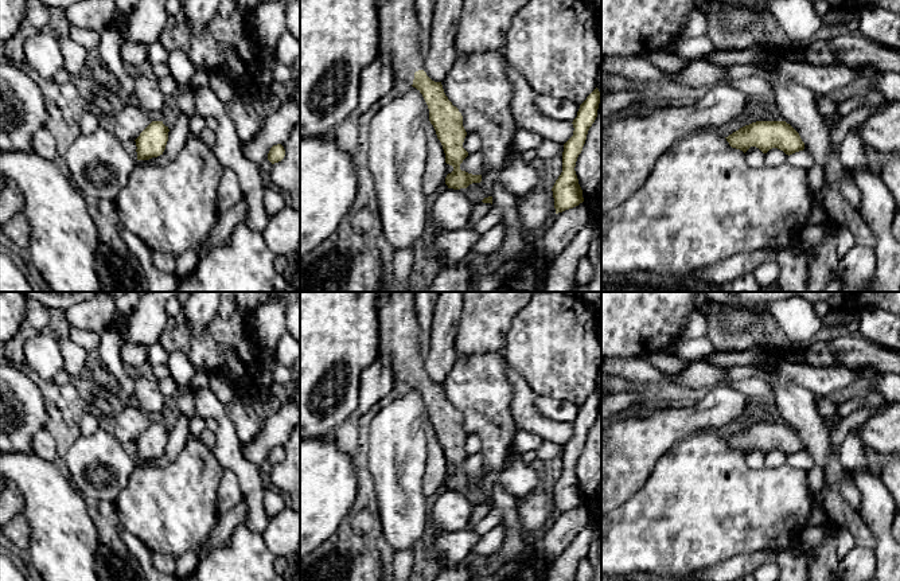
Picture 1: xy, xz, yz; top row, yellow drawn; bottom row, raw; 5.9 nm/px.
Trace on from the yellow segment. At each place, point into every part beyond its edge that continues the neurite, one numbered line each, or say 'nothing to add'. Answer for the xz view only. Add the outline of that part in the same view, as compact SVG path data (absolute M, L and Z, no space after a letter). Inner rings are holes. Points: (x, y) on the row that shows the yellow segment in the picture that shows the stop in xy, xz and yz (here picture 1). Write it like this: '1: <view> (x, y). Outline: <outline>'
1: xz (400, 31). Outline: M387 0L379 8L378 24L379 47L387 54L394 82L412 86L414 73L424 70L414 0Z

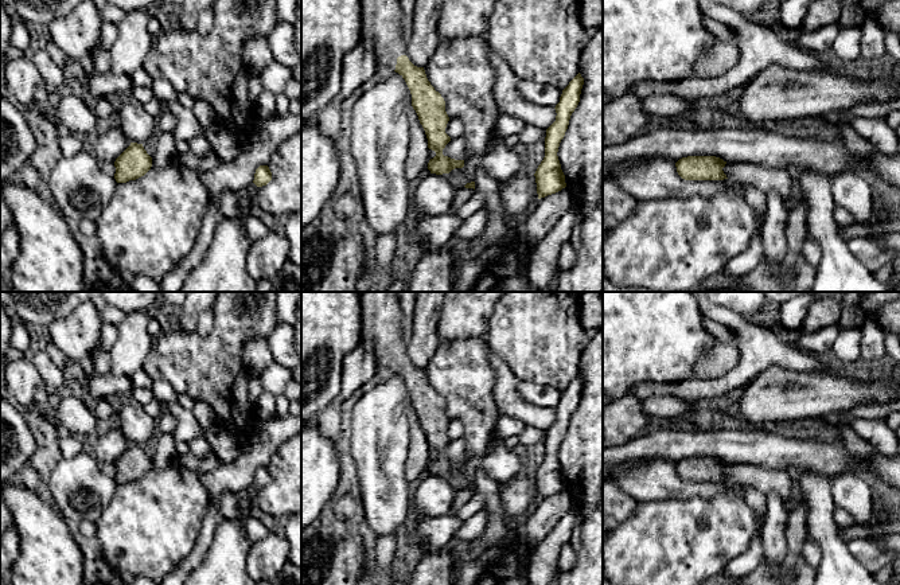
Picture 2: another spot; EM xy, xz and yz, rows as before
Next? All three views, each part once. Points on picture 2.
1: xz (381, 19). Outline: M361 0L361 9L377 67L394 71L397 58L406 55L400 0Z

